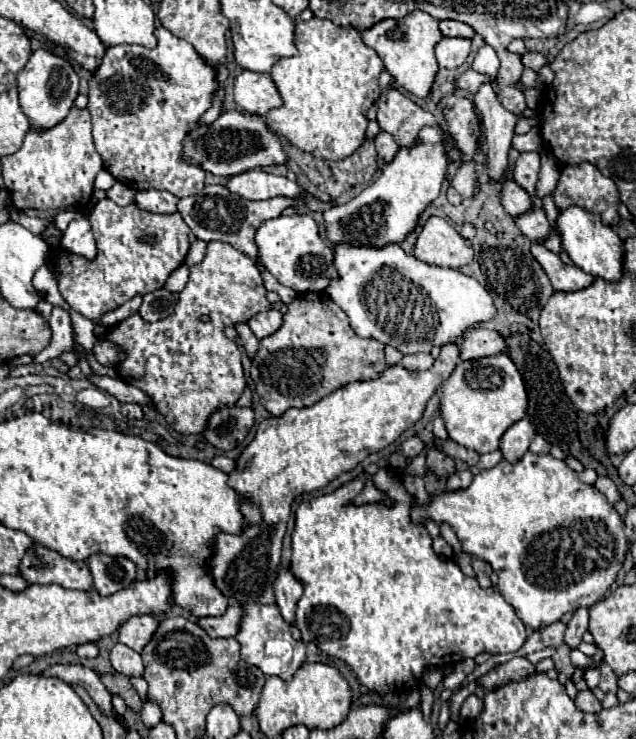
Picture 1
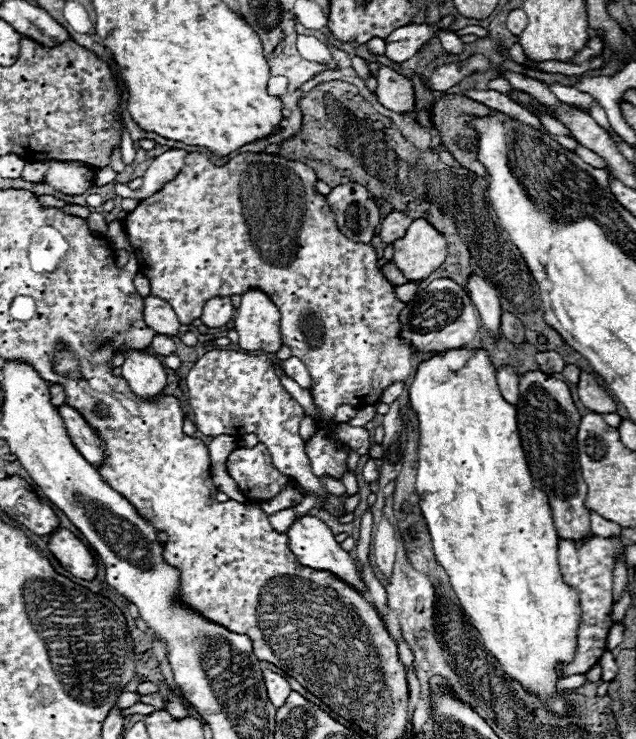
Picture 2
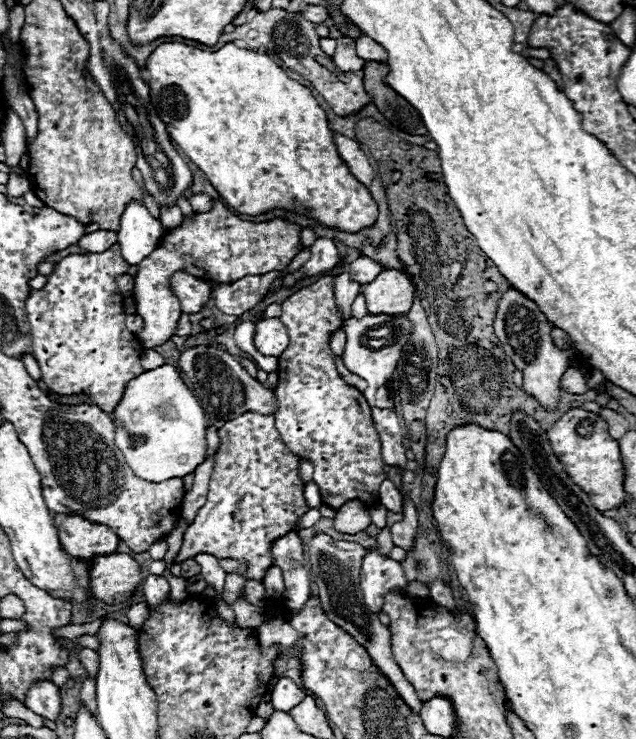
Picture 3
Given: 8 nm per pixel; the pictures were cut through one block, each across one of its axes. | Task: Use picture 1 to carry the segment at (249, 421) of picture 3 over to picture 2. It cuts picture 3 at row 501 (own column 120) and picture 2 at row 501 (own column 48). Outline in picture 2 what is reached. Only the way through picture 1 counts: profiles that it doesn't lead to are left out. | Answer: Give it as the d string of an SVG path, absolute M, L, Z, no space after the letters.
M262 442L254 448L234 450L226 460L226 468L242 494L254 502L274 498L290 482L286 474L274 468L270 452Z

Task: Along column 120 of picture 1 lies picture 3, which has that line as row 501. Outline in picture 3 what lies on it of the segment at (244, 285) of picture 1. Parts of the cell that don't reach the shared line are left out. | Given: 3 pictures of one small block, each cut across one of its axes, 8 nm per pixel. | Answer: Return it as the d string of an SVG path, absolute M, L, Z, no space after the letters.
M326 276L312 286L306 286L292 294L282 302L280 320L288 328L290 344L282 356L278 356L278 384L274 394L278 396L278 412L276 412L276 428L284 440L284 444L300 458L312 462L314 482L320 490L322 504L338 510L350 500L360 500L368 508L376 506L380 484L386 480L384 462L380 456L380 436L374 428L374 420L370 414L370 406L360 390L348 386L336 370L334 354L330 350L330 334L342 326L336 302L334 302L334 276Z

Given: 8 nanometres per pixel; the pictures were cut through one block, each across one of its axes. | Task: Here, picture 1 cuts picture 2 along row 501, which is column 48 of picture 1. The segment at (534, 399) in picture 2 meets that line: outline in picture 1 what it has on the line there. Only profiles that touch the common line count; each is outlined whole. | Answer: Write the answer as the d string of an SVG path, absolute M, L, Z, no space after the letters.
M38 542L20 560L20 576L28 584L58 584L72 590L92 588L92 574L84 560L74 562Z

